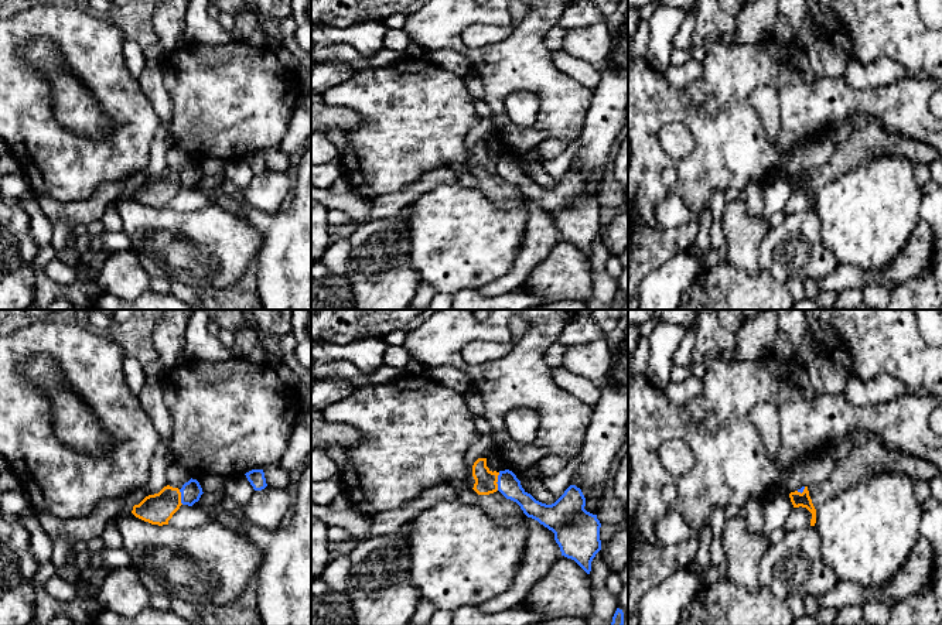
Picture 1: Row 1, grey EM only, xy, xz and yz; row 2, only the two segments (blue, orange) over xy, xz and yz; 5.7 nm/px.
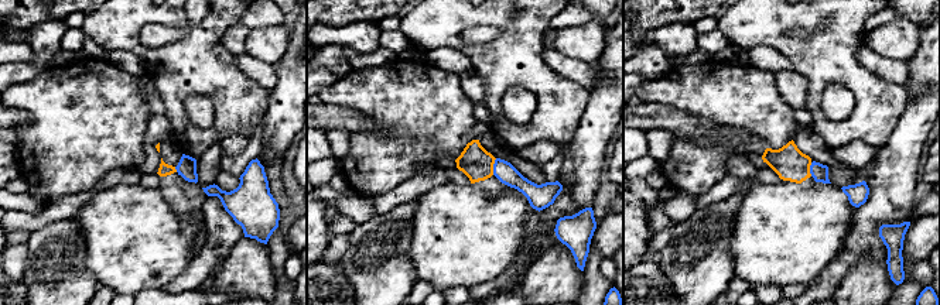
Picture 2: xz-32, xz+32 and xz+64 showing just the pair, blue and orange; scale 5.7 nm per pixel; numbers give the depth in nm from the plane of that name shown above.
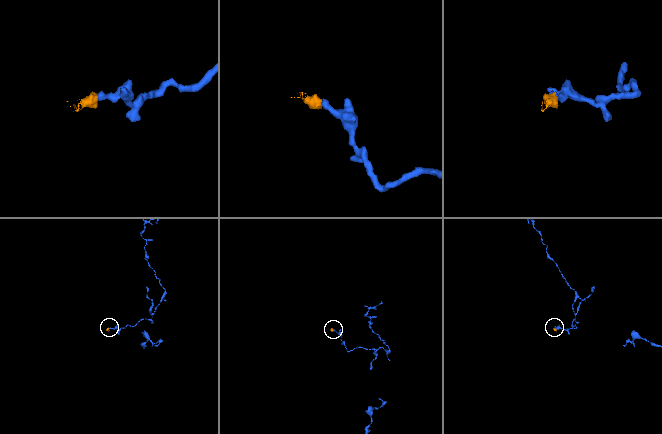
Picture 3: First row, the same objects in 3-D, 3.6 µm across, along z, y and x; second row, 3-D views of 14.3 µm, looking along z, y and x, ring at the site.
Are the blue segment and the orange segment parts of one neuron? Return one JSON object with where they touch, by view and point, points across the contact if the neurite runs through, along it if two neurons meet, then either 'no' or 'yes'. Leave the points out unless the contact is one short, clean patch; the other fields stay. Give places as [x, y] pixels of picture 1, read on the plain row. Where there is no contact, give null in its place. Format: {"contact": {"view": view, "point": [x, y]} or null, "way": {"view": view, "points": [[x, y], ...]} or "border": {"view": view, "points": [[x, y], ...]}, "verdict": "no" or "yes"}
{"contact": {"view": "xz", "point": [498, 164]}, "verdict": "no"}

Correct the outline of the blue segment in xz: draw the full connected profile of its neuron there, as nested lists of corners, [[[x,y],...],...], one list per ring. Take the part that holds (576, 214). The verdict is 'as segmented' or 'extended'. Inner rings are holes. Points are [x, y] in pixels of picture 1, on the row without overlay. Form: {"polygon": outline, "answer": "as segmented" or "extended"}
{"polygon": [[[509,153],[499,154],[496,167],[498,174],[516,185],[528,201],[554,216],[562,239],[574,243],[590,257],[591,245],[601,233],[601,206],[597,198],[584,192],[586,181],[580,171],[570,168],[554,187],[546,188],[528,177]]], "answer": "as segmented"}

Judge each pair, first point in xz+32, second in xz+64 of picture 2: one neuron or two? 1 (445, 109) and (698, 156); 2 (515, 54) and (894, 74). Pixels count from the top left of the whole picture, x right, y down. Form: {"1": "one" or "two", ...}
{"1": "one", "2": "two"}

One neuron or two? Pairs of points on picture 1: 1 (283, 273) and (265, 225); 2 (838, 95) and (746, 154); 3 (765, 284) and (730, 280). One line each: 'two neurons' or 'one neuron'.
1: one neuron
2: one neuron
3: one neuron

